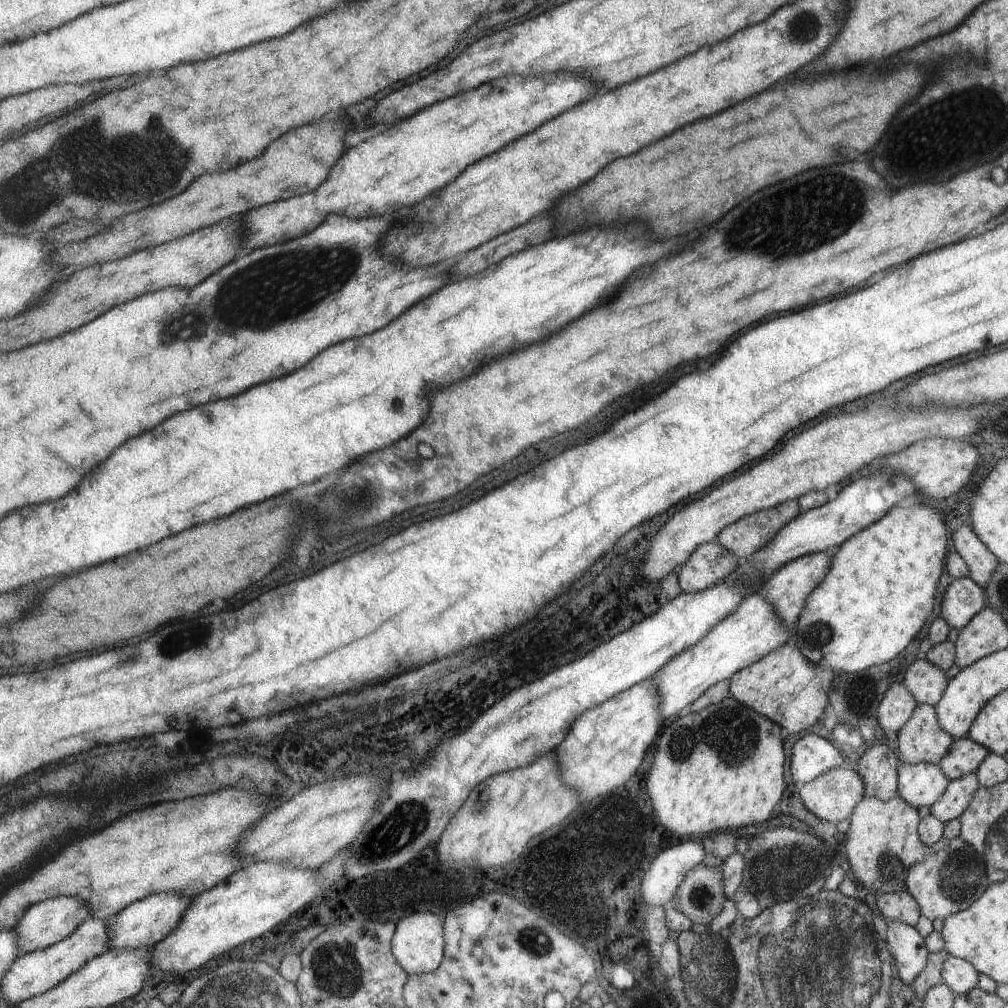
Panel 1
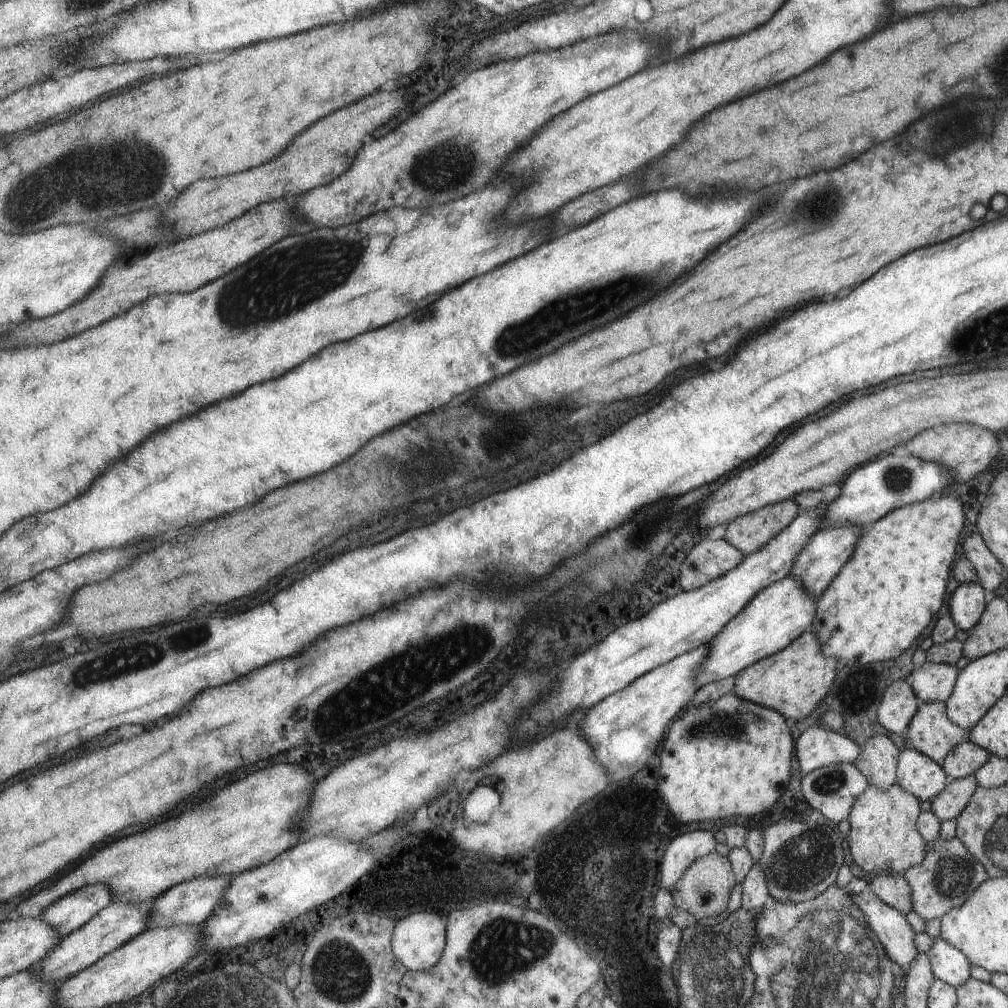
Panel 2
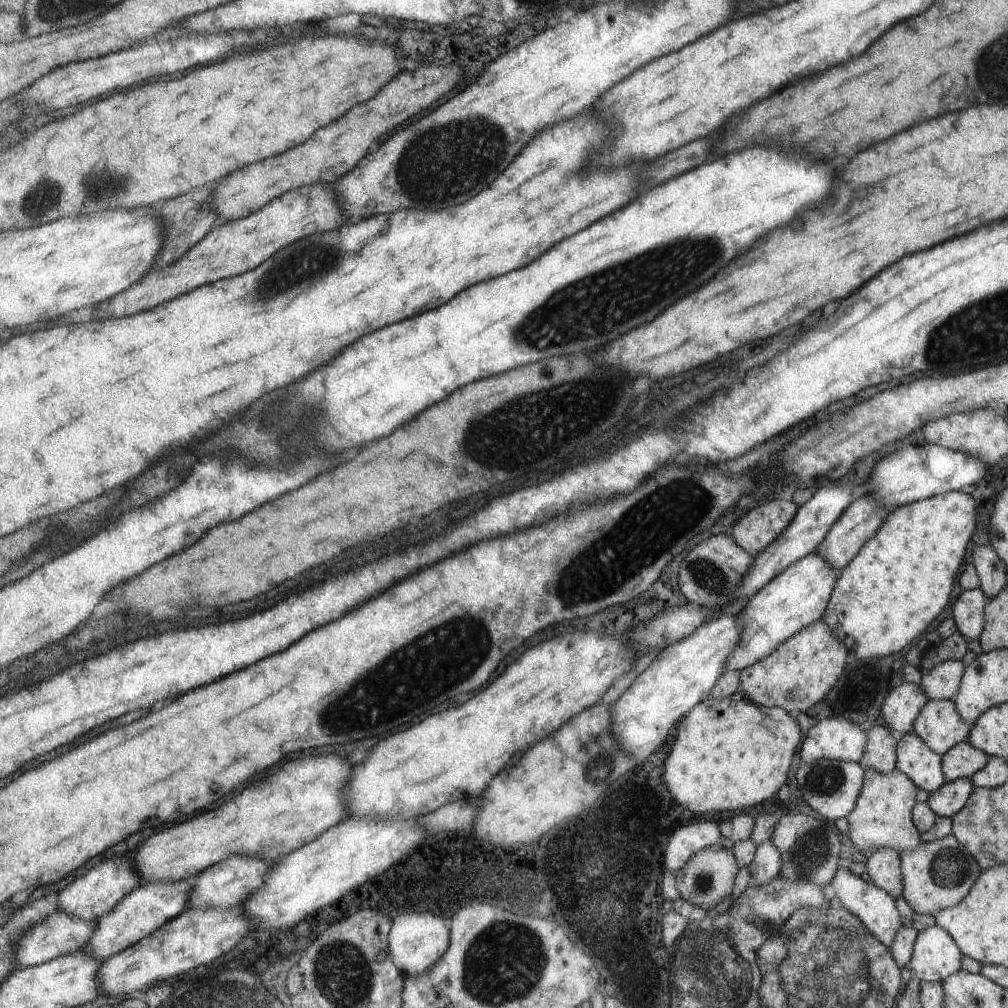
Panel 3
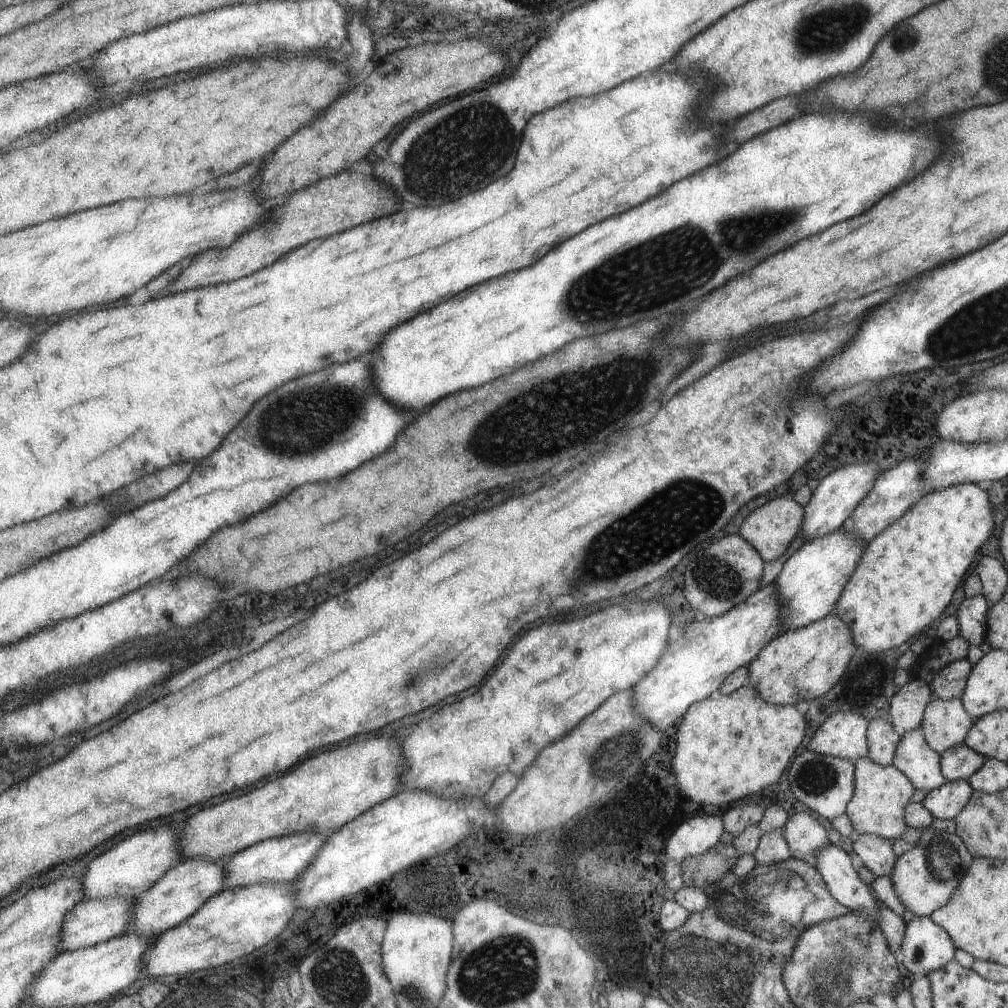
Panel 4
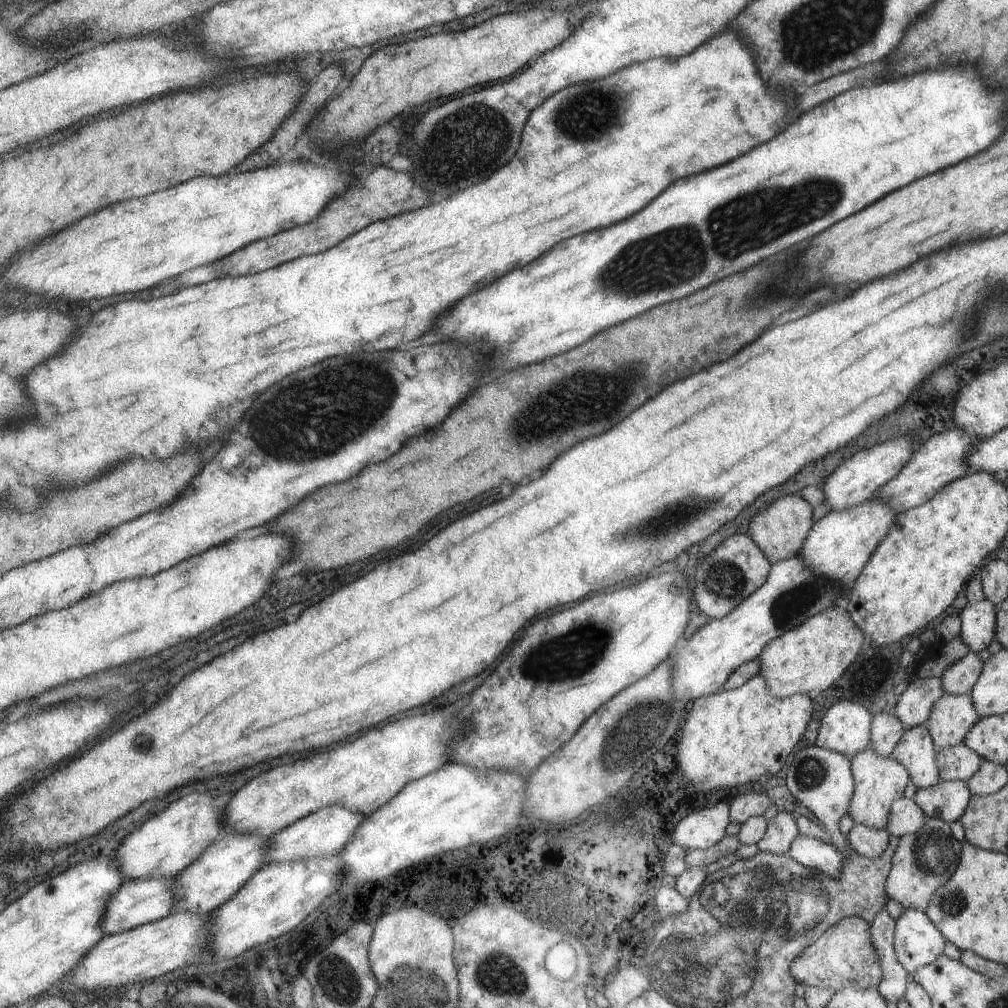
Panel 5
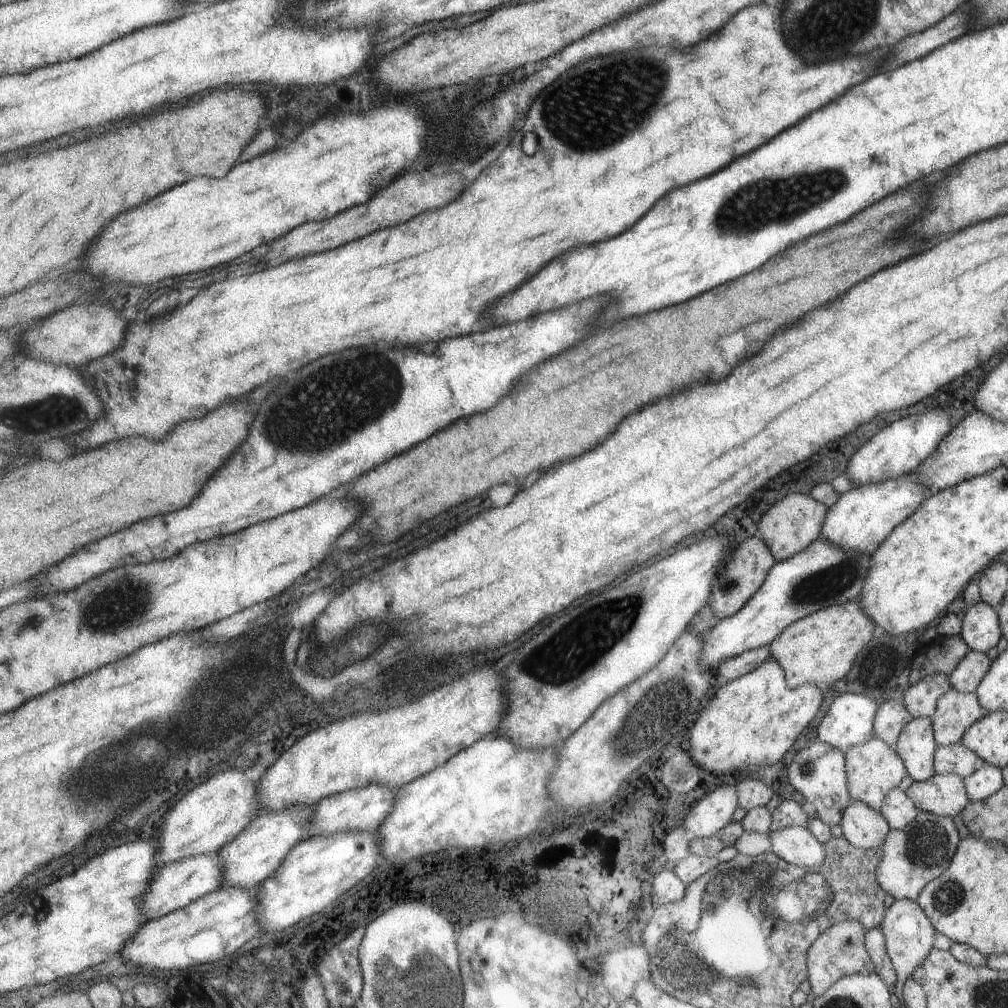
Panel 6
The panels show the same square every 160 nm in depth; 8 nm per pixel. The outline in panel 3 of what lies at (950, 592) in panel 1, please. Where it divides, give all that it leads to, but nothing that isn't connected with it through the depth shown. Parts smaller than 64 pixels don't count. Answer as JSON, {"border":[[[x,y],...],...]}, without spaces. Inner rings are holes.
{"border":[[[979,586],[974,589],[963,590],[951,606],[956,630],[965,639],[978,638],[981,629],[984,628],[985,595]]]}

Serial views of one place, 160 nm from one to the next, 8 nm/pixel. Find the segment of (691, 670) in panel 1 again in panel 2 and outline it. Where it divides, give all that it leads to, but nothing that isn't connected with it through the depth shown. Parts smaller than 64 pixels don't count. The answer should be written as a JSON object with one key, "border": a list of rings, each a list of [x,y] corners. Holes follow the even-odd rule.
{"border":[[[783,577],[760,590],[745,608],[710,642],[710,653],[704,665],[696,670],[697,688],[734,677],[745,667],[784,649],[794,638],[803,634],[816,614],[817,599],[807,594],[793,577]]]}

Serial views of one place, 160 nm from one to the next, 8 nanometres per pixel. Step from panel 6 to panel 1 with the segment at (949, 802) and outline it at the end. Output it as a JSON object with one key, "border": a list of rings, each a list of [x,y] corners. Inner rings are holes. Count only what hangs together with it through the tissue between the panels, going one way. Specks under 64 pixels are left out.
{"border":[[[975,773],[951,779],[941,796],[929,806],[930,814],[942,823],[957,819],[979,789]]]}

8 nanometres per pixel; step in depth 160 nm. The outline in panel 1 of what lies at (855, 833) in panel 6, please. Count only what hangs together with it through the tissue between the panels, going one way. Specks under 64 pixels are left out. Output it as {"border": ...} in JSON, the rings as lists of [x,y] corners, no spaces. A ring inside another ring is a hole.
{"border":[[[907,890],[879,895],[875,904],[886,921],[899,921],[914,928],[921,916],[916,899]]]}

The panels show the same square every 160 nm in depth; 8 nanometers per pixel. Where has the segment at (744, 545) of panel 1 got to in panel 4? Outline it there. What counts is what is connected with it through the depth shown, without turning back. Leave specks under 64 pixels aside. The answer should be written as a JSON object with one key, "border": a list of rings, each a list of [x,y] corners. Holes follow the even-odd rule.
{"border":[[[787,496],[775,497],[761,507],[751,511],[739,528],[739,534],[760,554],[765,562],[775,560],[789,546],[791,540],[797,536],[799,524],[804,520],[804,508],[793,498]]]}

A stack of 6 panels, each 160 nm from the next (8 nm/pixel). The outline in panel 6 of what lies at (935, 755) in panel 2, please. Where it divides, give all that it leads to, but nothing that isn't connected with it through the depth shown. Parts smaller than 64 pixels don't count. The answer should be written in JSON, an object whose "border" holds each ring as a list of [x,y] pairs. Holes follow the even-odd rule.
{"border":[[[953,687],[949,688],[936,701],[936,712],[931,717],[936,744],[960,742],[965,730],[987,713],[974,692],[962,693]]]}

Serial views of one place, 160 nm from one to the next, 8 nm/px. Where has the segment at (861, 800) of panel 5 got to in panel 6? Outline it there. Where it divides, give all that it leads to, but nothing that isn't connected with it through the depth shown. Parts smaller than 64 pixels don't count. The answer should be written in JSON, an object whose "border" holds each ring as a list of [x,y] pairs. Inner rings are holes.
{"border":[[[875,736],[862,745],[847,749],[844,754],[847,790],[851,801],[861,801],[874,811],[879,811],[884,798],[891,791],[891,786],[897,786],[905,774],[905,767],[900,755],[893,747]]]}

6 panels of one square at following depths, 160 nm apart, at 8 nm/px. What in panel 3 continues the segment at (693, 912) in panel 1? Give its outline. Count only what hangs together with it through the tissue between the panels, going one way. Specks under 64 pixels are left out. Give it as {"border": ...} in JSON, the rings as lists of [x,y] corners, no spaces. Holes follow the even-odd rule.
{"border":[[[715,846],[705,847],[694,854],[681,870],[677,871],[677,882],[680,893],[693,906],[704,908],[706,911],[719,906],[727,896],[732,896],[734,884],[740,871],[740,866],[733,849]]]}

